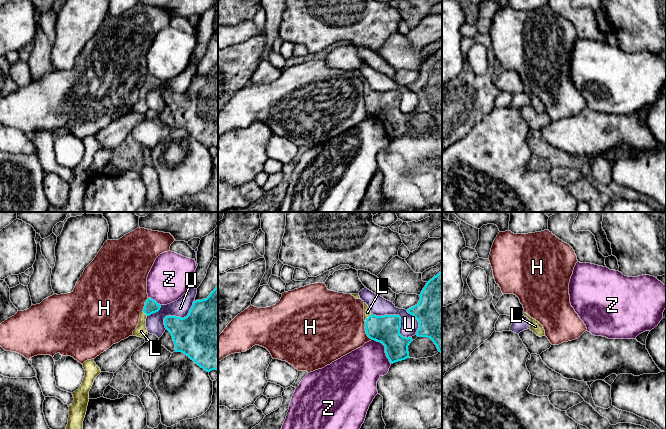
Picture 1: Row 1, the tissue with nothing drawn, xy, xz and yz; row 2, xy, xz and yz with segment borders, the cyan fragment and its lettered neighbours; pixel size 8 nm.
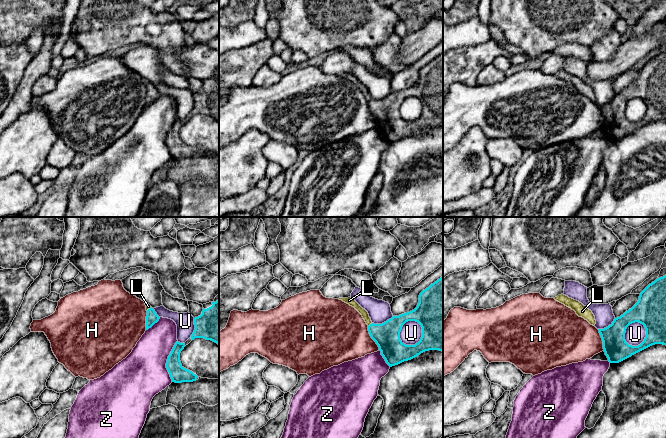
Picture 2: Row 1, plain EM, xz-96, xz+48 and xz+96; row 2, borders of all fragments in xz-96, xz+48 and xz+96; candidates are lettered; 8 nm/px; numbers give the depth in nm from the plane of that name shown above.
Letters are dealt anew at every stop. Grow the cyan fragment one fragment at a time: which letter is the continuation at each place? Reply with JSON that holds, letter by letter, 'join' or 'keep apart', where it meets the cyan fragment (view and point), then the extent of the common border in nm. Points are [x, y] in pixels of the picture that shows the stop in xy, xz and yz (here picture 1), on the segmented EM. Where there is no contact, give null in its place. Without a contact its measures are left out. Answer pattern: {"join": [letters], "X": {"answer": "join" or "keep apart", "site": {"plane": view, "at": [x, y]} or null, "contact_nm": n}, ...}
{"join": ["L"], "H": {"answer": "keep apart", "site": {"plane": "xz", "at": [365, 330]}, "contact_nm": 160}, "L": {"answer": "join", "site": {"plane": "xz", "at": [367, 318]}, "contact_nm": 90}, "U": {"answer": "keep apart", "site": {"plane": "xz", "at": [399, 316]}, "contact_nm": 380}, "Z": {"answer": "keep apart", "site": {"plane": "xz", "at": [385, 349]}, "contact_nm": 260}}

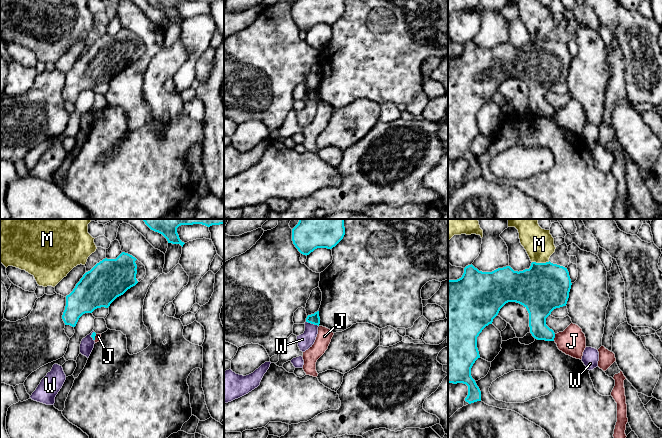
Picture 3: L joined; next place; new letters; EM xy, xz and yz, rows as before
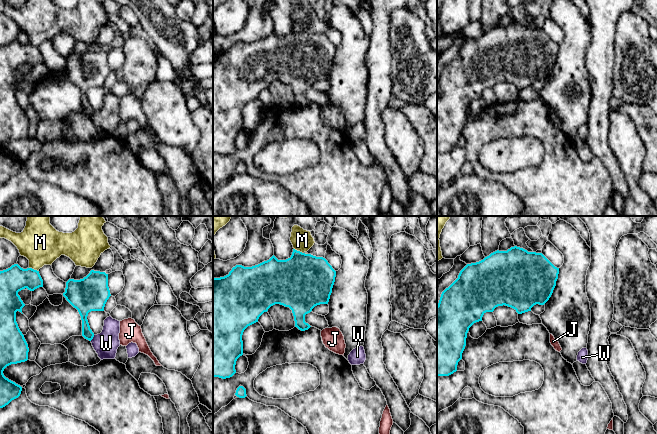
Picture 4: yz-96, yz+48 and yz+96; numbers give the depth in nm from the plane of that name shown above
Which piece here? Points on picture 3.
{"join": [], "J": {"answer": "keep apart", "site": {"plane": "yz", "at": [554, 337]}, "contact_nm": 60}, "M": {"answer": "keep apart", "site": {"plane": "yz", "at": [540, 263]}, "contact_nm": 140}, "W": {"answer": "keep apart", "site": {"plane": "xz", "at": [312, 323]}, "contact_nm": 110}}

